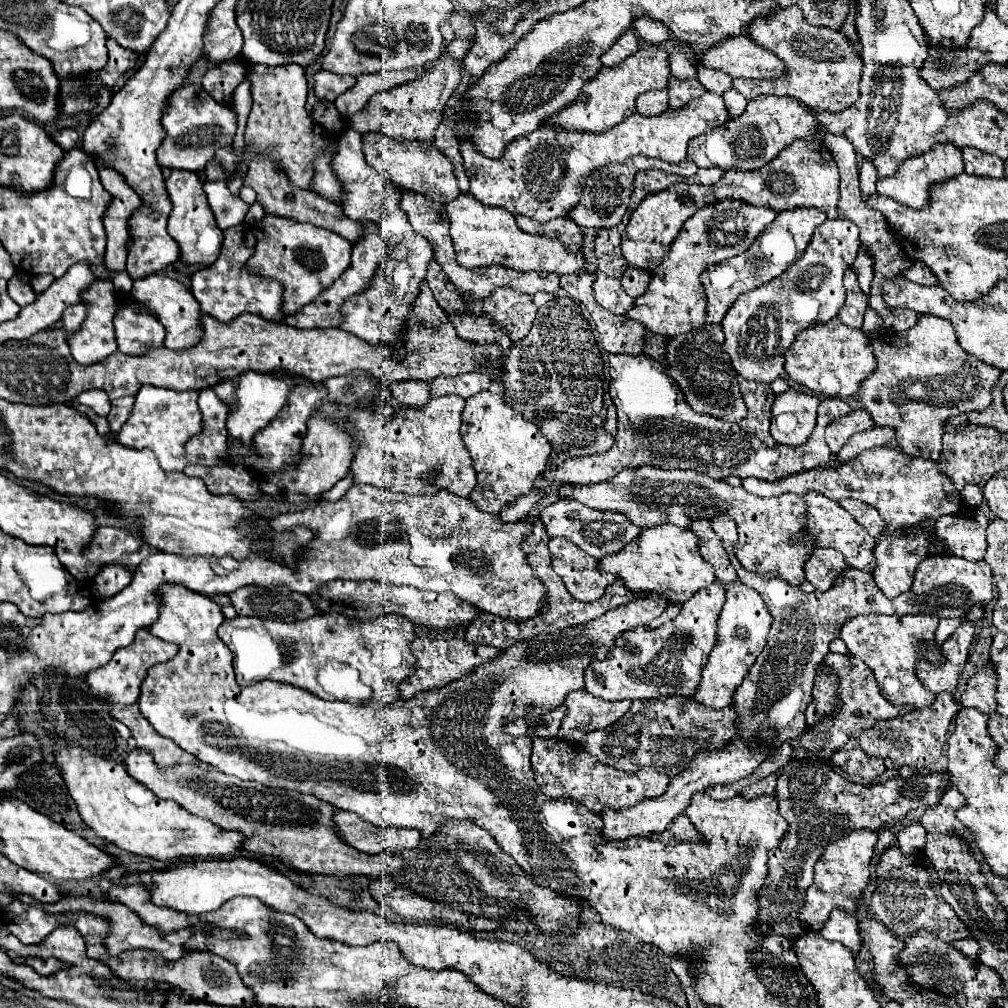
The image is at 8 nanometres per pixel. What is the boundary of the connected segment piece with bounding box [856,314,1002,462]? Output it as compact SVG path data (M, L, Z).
M930 314L920 316L912 330L890 330L884 338L896 338L896 348L878 338L872 340L878 368L862 382L856 400L870 412L876 426L888 426L896 432L904 454L936 462L942 452L946 422L956 414L986 410L992 404L992 388L1002 372L966 354L958 344L954 326Z

